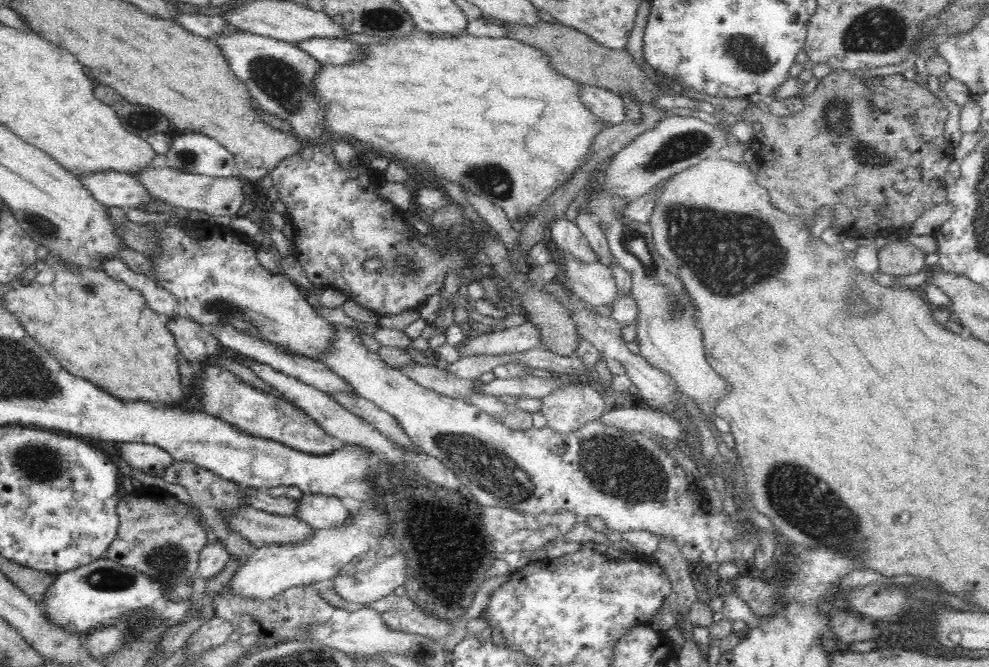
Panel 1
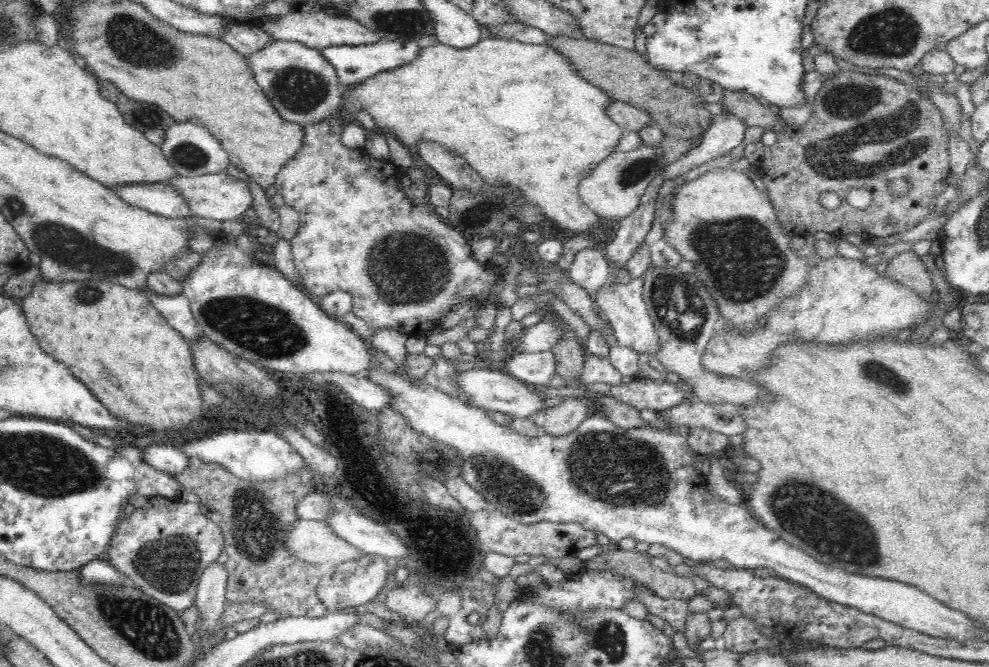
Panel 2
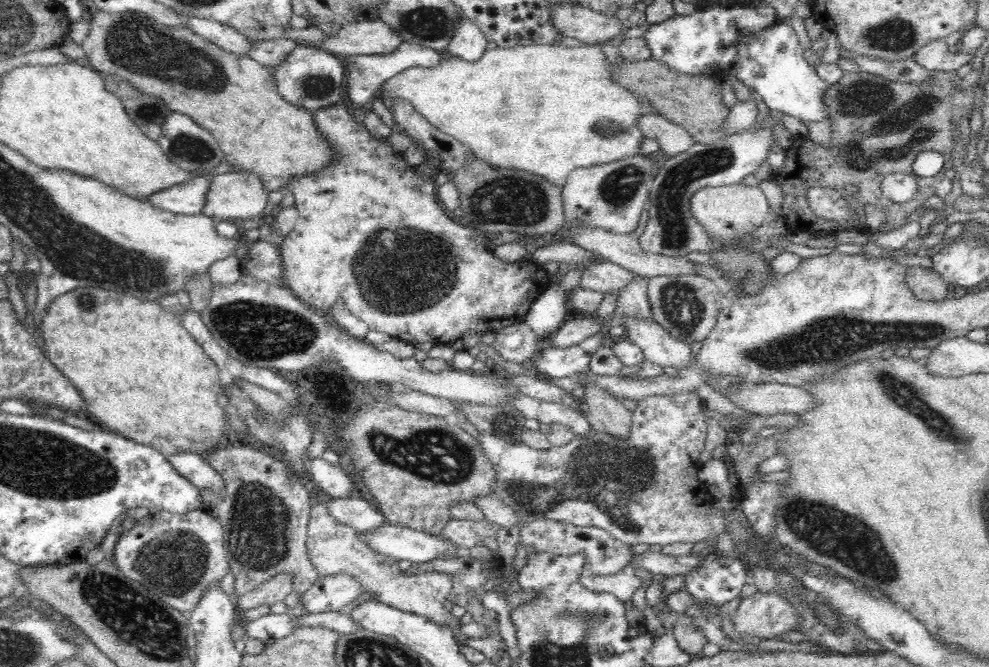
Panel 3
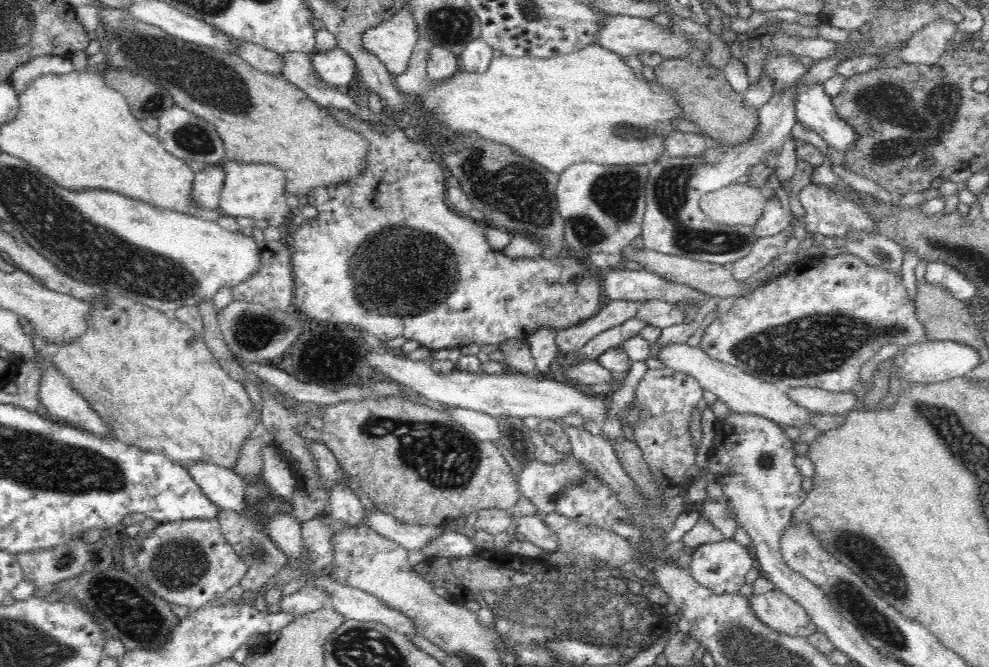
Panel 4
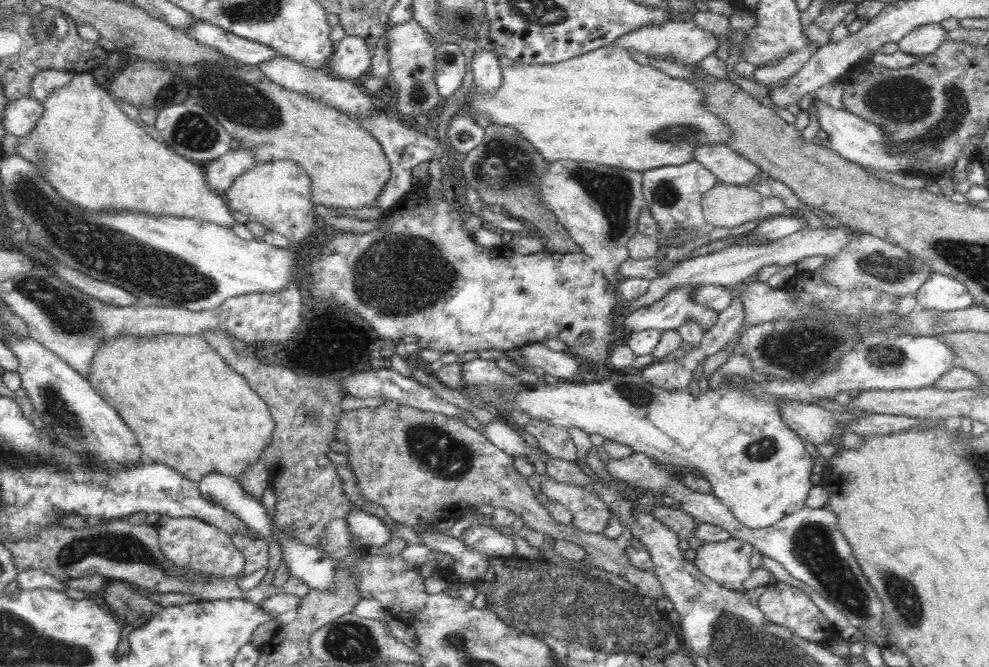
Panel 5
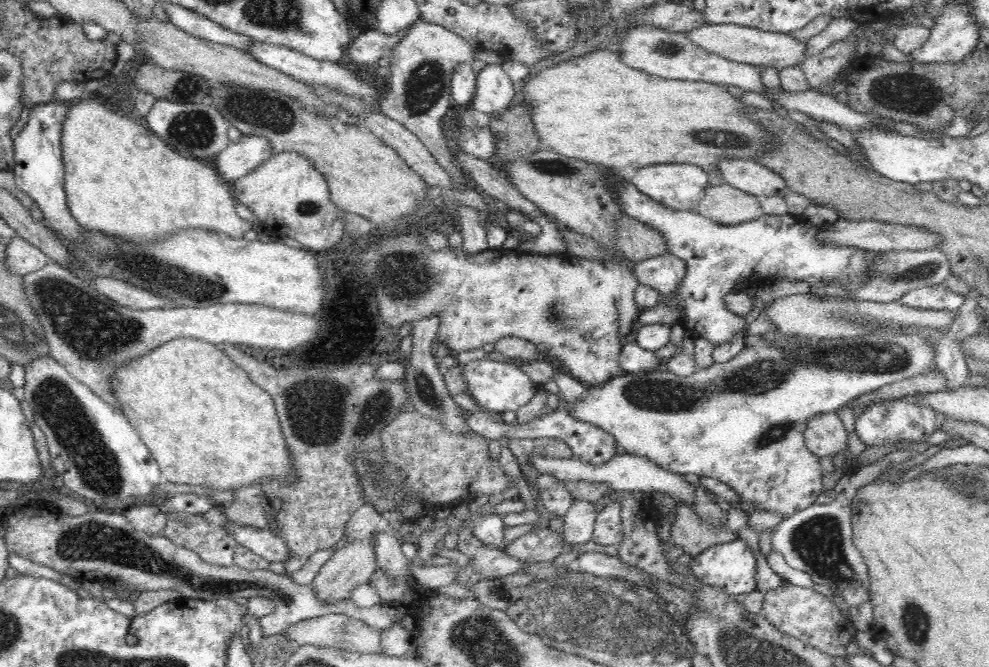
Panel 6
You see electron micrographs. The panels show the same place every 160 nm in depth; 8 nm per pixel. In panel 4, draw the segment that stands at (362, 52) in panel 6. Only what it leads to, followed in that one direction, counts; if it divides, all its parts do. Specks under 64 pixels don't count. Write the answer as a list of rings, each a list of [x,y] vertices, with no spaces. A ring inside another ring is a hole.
[[[336,46],[332,50],[316,52],[311,55],[316,75],[330,87],[339,88],[350,84],[356,76],[356,60],[344,48]]]

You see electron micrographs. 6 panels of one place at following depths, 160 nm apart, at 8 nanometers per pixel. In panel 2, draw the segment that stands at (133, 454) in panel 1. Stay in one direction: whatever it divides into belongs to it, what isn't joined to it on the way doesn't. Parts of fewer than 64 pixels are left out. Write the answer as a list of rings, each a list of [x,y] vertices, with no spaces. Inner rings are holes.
[[[152,444],[144,451],[148,463],[173,476],[182,474],[186,468],[190,468],[190,457],[174,444],[171,446]]]

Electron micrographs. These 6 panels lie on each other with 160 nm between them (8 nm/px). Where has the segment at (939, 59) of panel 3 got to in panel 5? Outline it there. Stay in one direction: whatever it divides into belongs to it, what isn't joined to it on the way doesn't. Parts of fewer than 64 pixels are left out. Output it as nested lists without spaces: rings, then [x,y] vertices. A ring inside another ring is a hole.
[[[926,24],[917,27],[902,40],[899,40],[899,50],[910,55],[932,54],[947,38],[947,31],[941,24]]]

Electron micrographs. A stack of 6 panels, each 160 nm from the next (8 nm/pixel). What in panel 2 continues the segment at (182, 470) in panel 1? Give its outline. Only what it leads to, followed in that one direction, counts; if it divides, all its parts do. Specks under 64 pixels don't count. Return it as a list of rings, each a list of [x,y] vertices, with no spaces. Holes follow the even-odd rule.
[[[190,457],[190,468],[175,477],[184,487],[181,501],[197,503],[202,513],[223,532],[228,602],[266,601],[270,612],[295,617],[318,618],[327,614],[327,608],[316,596],[325,570],[300,560],[287,545],[287,535],[293,524],[301,519],[297,508],[308,494],[320,488],[317,483],[304,484],[300,471],[272,479],[248,480],[232,473],[223,464],[198,457]]]

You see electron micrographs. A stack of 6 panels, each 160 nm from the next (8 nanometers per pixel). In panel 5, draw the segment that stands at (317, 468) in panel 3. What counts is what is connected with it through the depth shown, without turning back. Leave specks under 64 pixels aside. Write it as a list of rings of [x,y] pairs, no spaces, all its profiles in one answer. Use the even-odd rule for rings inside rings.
[[[356,508],[348,516],[346,521],[350,523],[350,529],[359,538],[359,544],[365,548],[386,546],[390,542],[390,528],[379,517],[374,515],[366,515],[363,511]]]

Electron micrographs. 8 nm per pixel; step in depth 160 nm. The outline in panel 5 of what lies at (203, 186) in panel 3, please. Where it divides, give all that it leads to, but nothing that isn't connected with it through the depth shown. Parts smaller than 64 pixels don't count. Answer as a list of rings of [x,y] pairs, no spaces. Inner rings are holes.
[[[239,146],[237,150],[230,149],[226,154],[220,156],[220,158],[211,160],[204,168],[205,176],[208,182],[208,185],[218,193],[224,194],[232,186],[232,183],[238,176],[246,173],[248,170],[257,166],[258,160],[256,153],[252,149],[246,149],[242,146]]]

